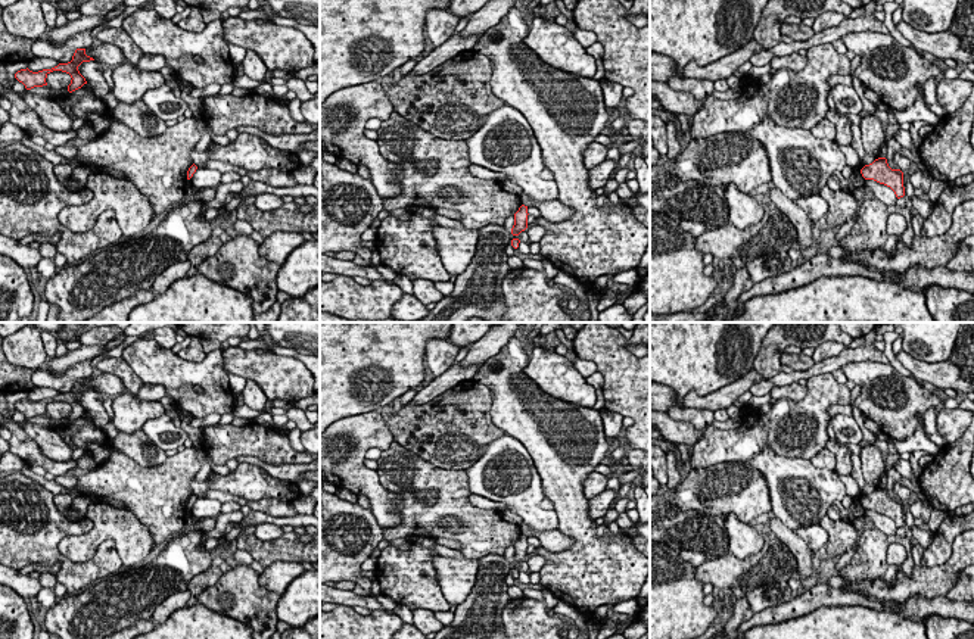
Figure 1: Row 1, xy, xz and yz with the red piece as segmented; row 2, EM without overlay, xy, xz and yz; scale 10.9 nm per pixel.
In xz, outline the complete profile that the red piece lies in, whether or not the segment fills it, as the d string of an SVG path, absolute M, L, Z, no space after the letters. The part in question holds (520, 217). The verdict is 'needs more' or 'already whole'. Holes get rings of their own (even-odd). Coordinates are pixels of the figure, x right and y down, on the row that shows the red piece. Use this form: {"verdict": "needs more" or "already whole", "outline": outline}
{"verdict": "already whole", "outline": "M522 205L519 211L514 213L514 225L511 228L513 236L519 236L522 231L528 228L528 206Z"}

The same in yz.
{"verdict": "already whole", "outline": "M878 158L872 163L865 165L861 174L865 180L874 180L890 187L897 199L905 196L903 172L900 169L891 169L886 158Z"}

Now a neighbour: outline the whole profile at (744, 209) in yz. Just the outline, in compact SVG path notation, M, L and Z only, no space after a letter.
M728 184L724 193L729 211L729 224L735 225L738 230L757 224L765 216L762 203L749 193L740 191L735 184Z

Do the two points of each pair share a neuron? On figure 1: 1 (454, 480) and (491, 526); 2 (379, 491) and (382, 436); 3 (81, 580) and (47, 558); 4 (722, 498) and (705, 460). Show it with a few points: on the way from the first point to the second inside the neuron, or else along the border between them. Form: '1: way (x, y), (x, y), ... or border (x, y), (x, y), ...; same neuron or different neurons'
1: way (454, 493), (454, 499), (478, 523); same neuron
2: way (364, 476), (358, 470), (358, 452), (367, 443); same neuron
3: way (72, 572), (61, 558), (56, 558); same neuron
4: border (743, 461), (719, 461), (708, 467), (691, 468); different neurons

